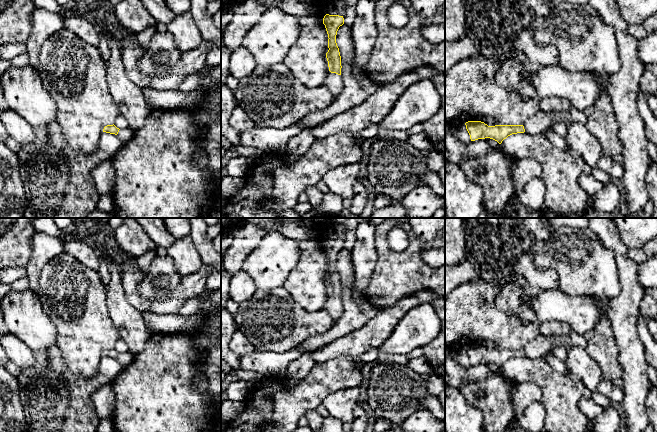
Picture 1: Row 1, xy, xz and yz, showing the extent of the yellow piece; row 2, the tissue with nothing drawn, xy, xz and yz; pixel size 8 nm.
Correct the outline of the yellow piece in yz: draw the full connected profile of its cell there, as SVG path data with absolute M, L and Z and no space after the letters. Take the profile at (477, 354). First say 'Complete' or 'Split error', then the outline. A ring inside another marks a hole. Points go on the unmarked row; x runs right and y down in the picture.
Split error. M574 331L560 336L549 336L540 334L524 346L523 349L495 349L488 350L481 345L468 345L458 348L451 352L453 359L464 367L475 365L478 363L490 362L499 368L512 358L526 357L538 358L542 357L554 347L569 348L571 346L579 346L585 348L587 340L583 335Z

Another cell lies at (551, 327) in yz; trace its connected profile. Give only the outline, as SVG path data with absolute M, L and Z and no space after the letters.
M548 320L540 325L539 333L549 336L560 336L571 332L570 326L562 321Z

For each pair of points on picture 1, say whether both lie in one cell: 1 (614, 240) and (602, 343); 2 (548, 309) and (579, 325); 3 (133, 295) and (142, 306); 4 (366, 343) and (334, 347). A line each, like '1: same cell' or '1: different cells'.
1: different cells
2: same cell
3: same cell
4: same cell

